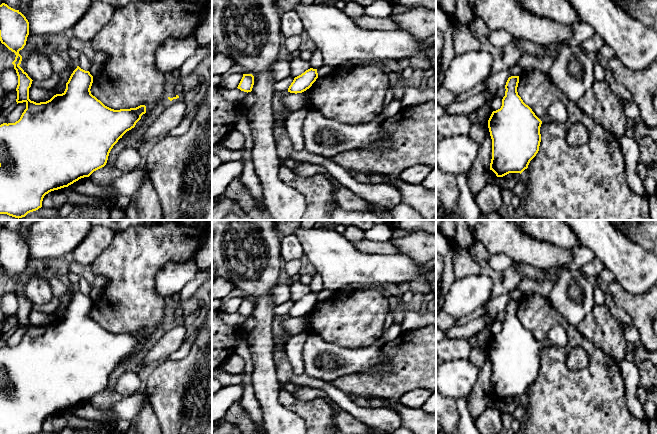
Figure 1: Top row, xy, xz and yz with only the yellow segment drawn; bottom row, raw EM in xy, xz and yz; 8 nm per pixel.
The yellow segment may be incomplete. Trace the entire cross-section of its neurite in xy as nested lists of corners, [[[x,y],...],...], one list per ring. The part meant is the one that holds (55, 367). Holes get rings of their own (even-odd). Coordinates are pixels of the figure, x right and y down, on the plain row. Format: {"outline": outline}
{"outline": [[[2,227],[0,265],[16,279],[12,286],[18,300],[16,326],[25,326],[26,333],[15,347],[0,349],[0,434],[38,434],[49,416],[89,401],[106,389],[113,370],[146,337],[145,329],[120,334],[105,330],[91,318],[93,300],[79,290],[71,298],[62,318],[56,318],[46,326],[31,325],[29,312],[33,304],[19,290],[22,285],[19,275],[26,269],[28,259],[26,241]]]}

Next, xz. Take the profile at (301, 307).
{"outline": [[[310,292],[294,302],[293,306],[288,312],[288,316],[295,318],[302,317],[309,313],[317,302],[317,293]]]}

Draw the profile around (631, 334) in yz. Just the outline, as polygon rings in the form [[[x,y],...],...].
[[[621,324],[622,332],[626,341],[632,345],[638,345],[640,342],[640,337],[637,329],[633,326],[624,326]]]

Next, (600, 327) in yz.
[[[605,304],[595,305],[592,312],[575,328],[618,363],[625,360],[628,342],[621,324],[612,316]]]

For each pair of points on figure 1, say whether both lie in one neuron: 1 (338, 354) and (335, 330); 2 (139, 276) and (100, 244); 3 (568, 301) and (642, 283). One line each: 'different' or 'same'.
1: different
2: different
3: different

